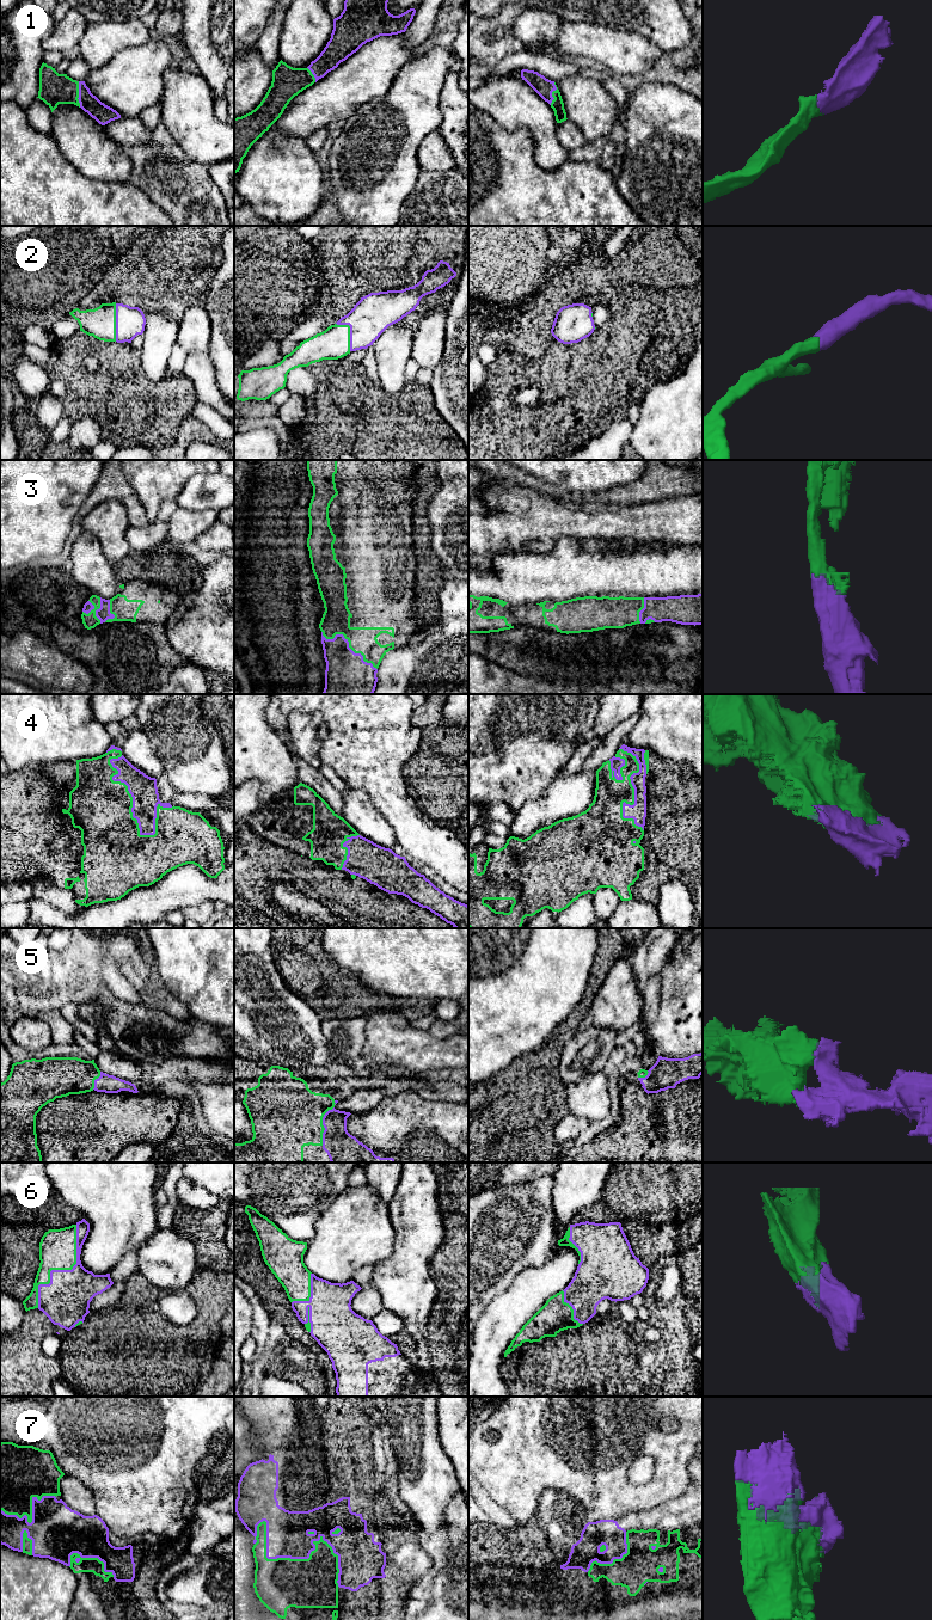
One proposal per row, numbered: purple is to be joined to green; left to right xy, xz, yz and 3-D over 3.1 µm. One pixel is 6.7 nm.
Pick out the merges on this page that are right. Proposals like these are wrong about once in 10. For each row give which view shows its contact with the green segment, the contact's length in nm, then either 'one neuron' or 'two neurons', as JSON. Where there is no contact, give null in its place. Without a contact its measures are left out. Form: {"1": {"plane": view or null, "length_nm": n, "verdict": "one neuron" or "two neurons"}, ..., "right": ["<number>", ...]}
{"1": {"plane": "xy", "length_nm": 180, "verdict": "one neuron"}, "2": {"plane": "xz", "length_nm": 220, "verdict": "one neuron"}, "3": {"plane": "xz", "length_nm": 460, "verdict": "one neuron"}, "4": {"plane": "xy", "length_nm": 600, "verdict": "one neuron"}, "5": {"plane": "xz", "length_nm": 280, "verdict": "one neuron"}, "6": {"plane": "xy", "length_nm": 600, "verdict": "one neuron"}, "7": {"plane": "xz", "length_nm": 700, "verdict": "one neuron"}, "right": ["1", "2", "3", "4", "5", "6", "7"]}

